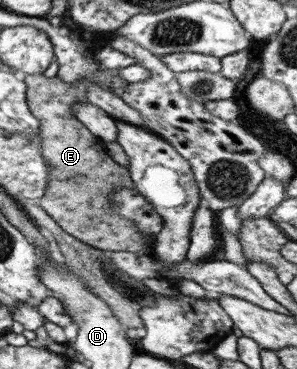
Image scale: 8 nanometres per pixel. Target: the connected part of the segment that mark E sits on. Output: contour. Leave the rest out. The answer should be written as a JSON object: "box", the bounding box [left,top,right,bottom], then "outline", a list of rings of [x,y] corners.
{"box":[22,68,151,254],"outline":[[[99,68],[86,77],[79,78],[73,86],[57,77],[43,74],[22,77],[29,111],[38,119],[40,152],[50,167],[45,194],[37,200],[38,206],[55,220],[59,227],[81,240],[85,245],[107,251],[126,251],[149,254],[151,239],[142,236],[134,221],[114,214],[107,195],[115,190],[134,189],[128,169],[113,161],[105,152],[105,143],[99,141],[72,112],[73,105],[85,97],[85,89],[94,83],[103,89],[119,94],[128,81],[119,77],[119,70]]]}

